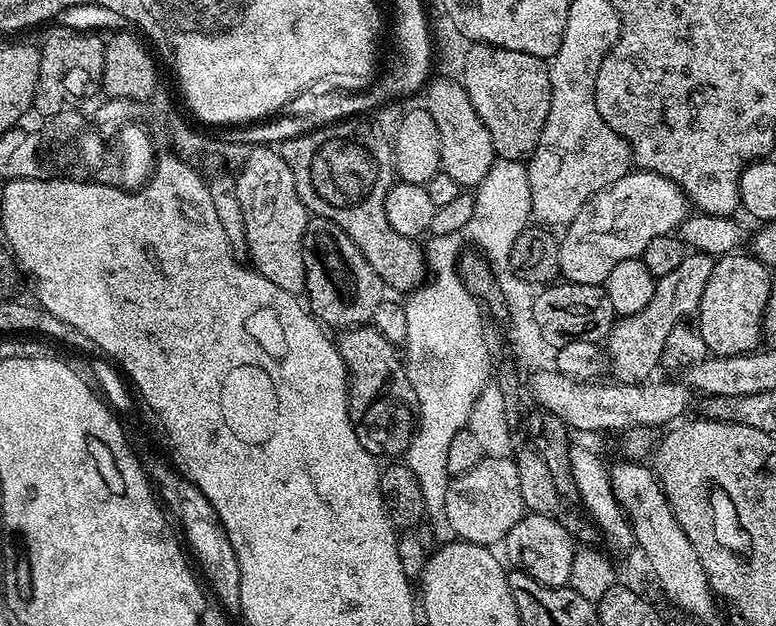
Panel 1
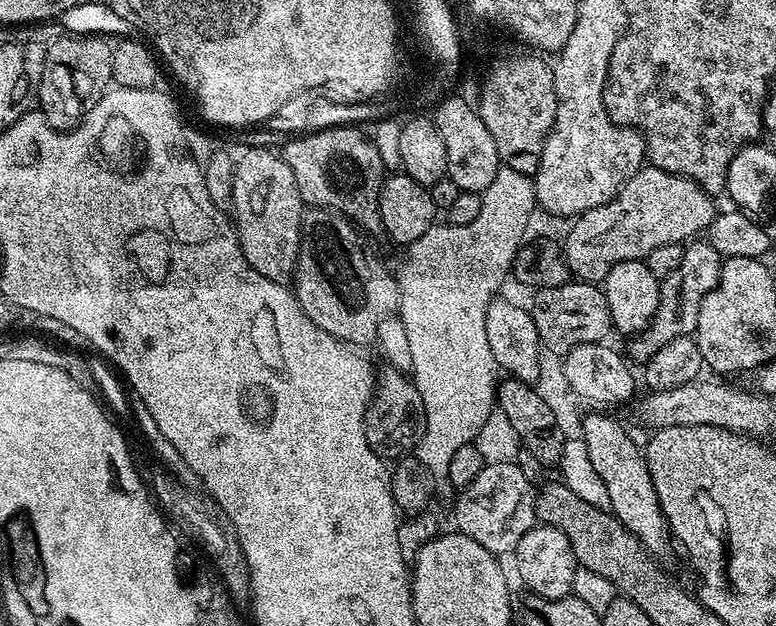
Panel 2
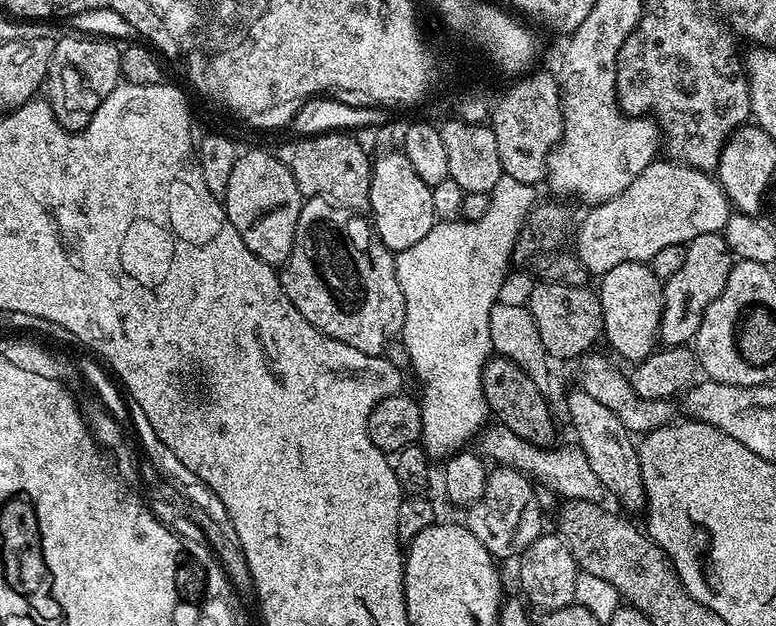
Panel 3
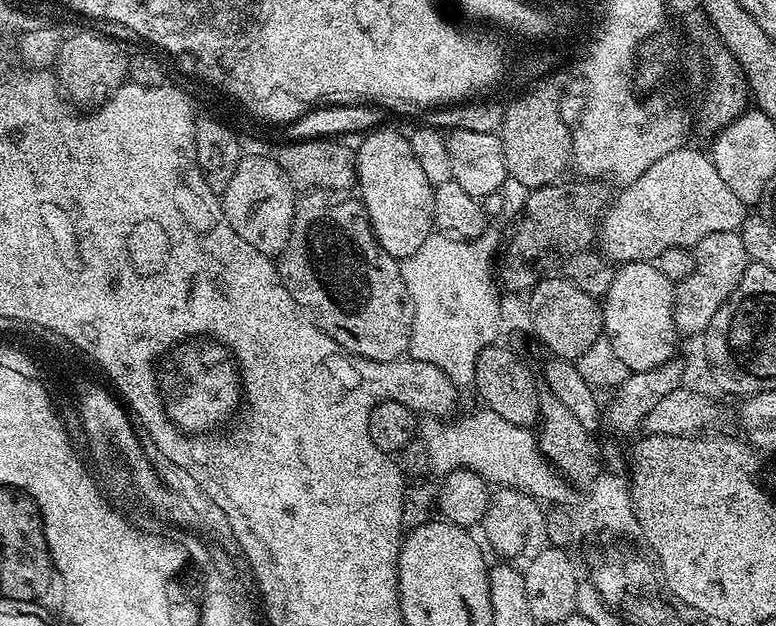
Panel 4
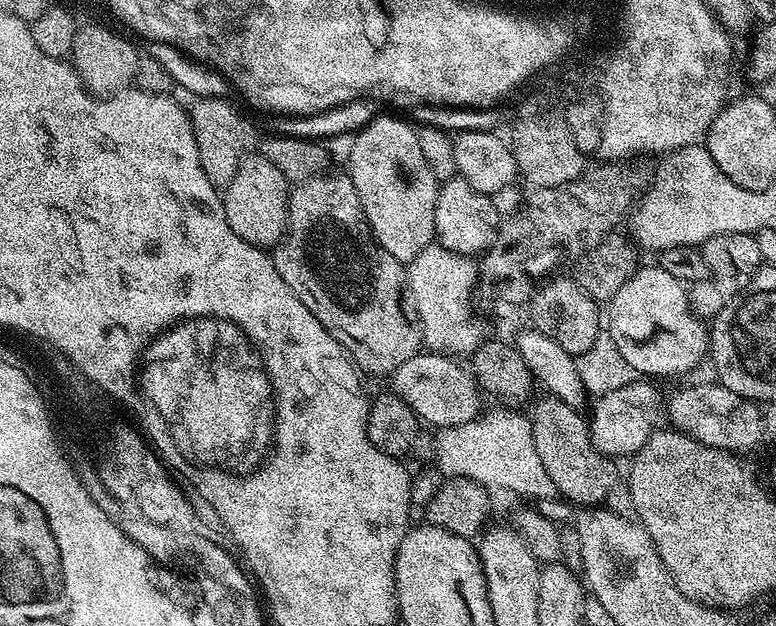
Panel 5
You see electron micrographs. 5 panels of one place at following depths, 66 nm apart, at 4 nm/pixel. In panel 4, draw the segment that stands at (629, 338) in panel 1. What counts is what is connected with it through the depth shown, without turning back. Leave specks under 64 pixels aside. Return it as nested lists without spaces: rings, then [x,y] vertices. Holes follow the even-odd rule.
[[[739,231],[707,234],[694,247],[696,269],[690,278],[679,281],[675,285],[674,326],[681,337],[699,337],[710,326],[710,318],[718,314],[718,306],[730,298],[730,294],[738,286],[742,274],[749,266],[746,246],[742,242]]]

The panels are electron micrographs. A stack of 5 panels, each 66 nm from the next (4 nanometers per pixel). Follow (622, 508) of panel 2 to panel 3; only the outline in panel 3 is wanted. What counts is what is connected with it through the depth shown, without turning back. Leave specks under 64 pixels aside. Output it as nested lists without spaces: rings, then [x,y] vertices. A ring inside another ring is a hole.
[[[573,388],[568,396],[568,420],[576,431],[575,443],[586,454],[594,474],[598,474],[598,482],[609,497],[617,496],[624,508],[643,509],[645,503],[640,454],[633,433],[621,422],[618,414],[614,414],[614,410],[606,410],[598,398],[590,398],[583,388]]]

